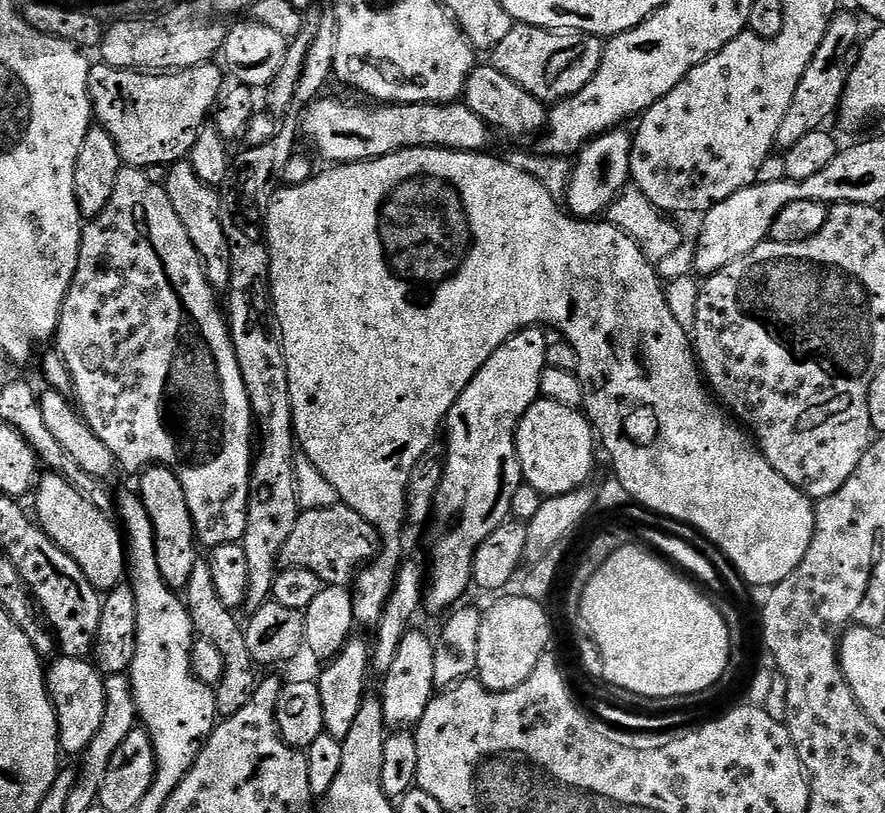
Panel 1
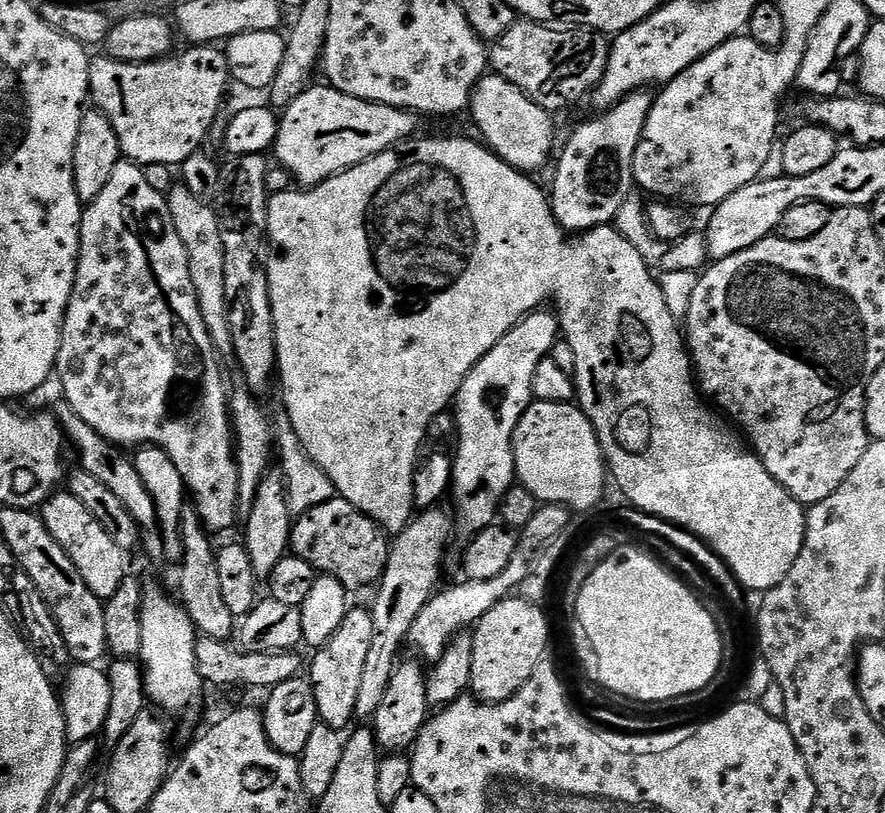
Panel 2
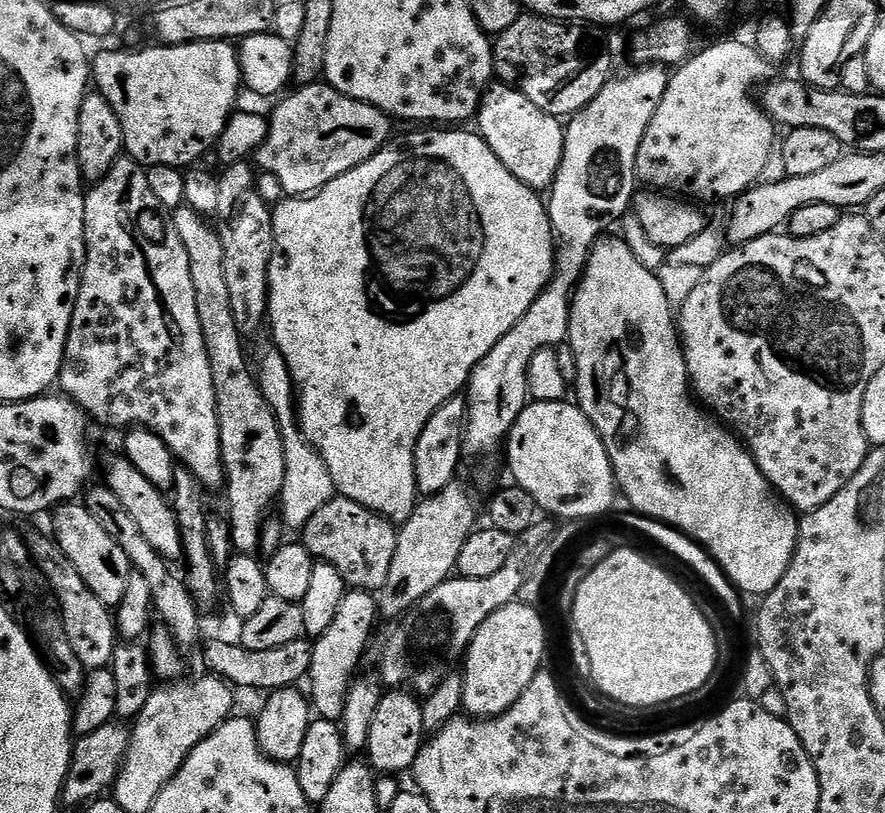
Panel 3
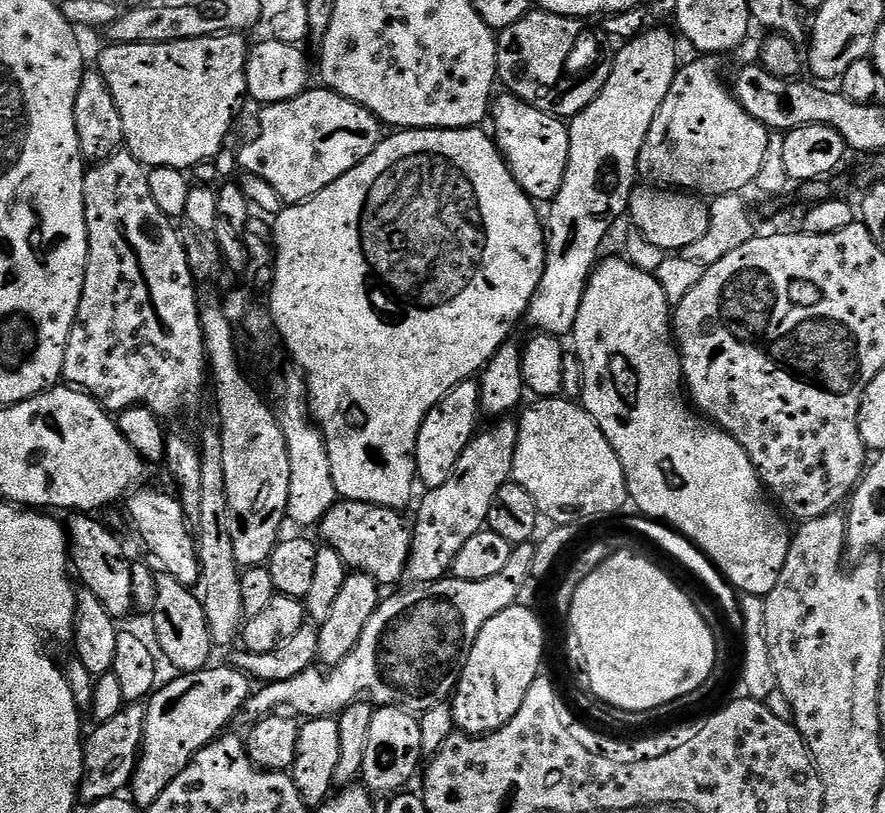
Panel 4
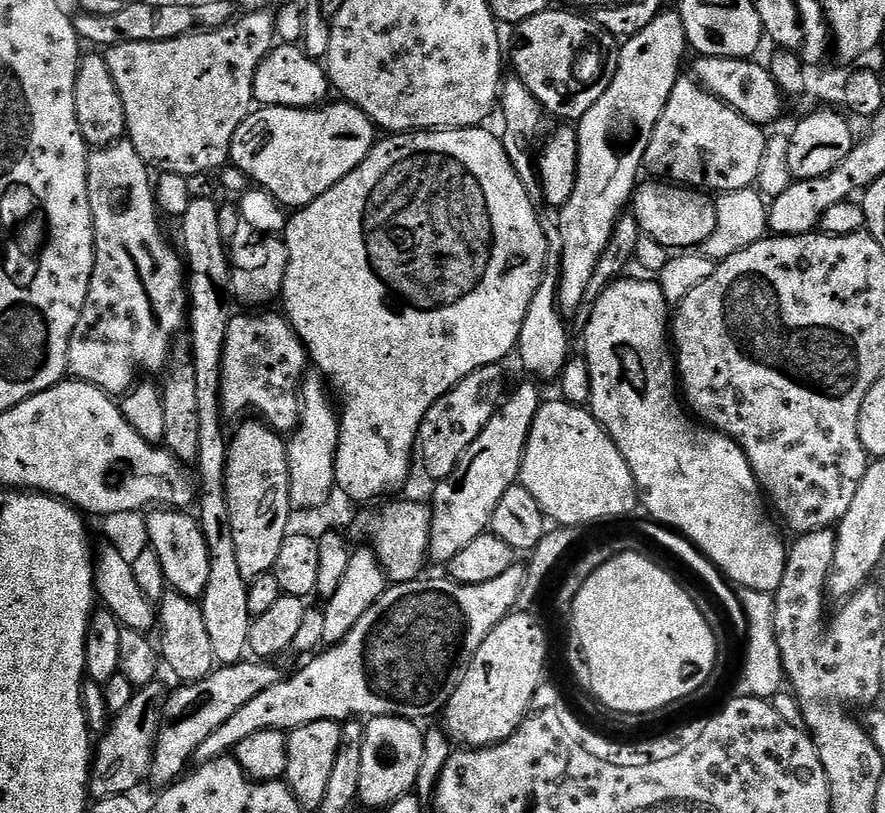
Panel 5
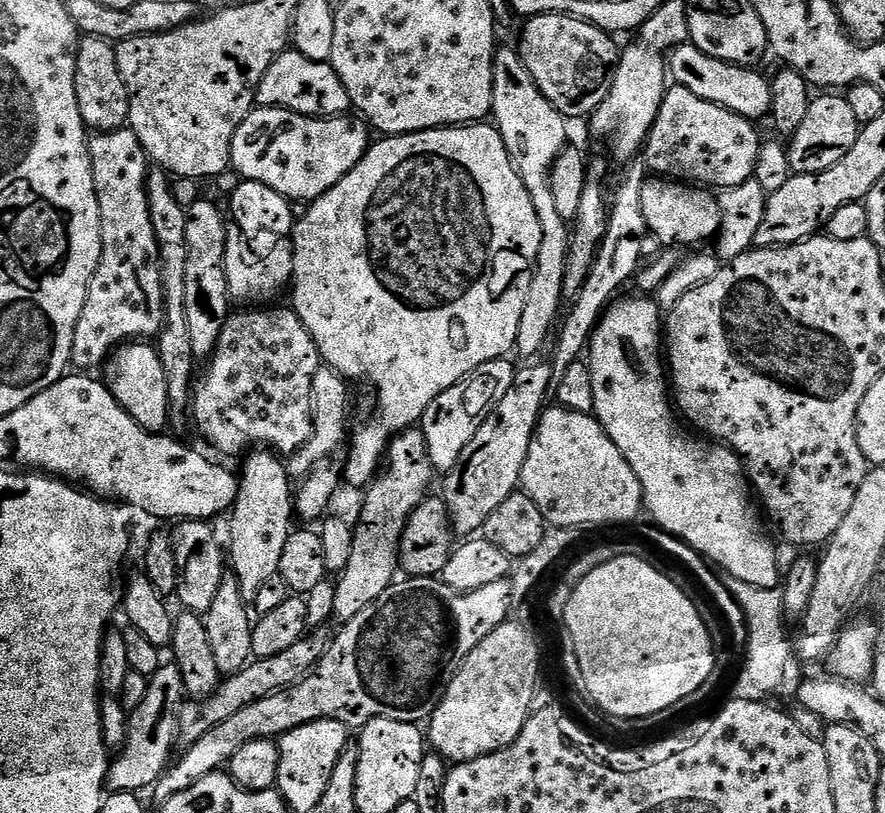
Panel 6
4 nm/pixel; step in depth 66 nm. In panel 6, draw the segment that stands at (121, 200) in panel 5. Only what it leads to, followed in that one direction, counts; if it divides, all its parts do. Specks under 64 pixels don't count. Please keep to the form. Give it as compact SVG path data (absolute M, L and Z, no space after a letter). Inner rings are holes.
M125 126L113 132L101 132L88 141L88 153L92 163L94 190L100 211L100 241L102 258L98 270L88 287L88 301L82 306L78 326L74 330L72 364L80 370L96 370L107 361L110 353L125 342L152 338L164 327L164 291L160 262L160 245L152 229L148 209L148 173L150 161L144 147L138 142L131 127Z

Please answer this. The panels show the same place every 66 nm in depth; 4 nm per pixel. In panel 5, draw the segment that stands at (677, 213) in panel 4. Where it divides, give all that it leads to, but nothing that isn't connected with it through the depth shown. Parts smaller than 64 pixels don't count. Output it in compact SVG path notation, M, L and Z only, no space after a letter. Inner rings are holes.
M667 182L644 183L637 183L630 201L631 213L643 235L669 250L696 250L714 234L716 201L709 193Z

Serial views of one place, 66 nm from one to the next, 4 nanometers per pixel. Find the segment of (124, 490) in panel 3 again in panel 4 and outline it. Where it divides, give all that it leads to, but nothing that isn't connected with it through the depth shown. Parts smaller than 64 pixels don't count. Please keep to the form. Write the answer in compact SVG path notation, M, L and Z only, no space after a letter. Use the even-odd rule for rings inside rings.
M140 486L127 497L128 516L136 527L142 543L148 547L151 559L161 564L163 575L178 578L182 586L195 589L200 583L200 559L196 549L196 537L190 527L188 515L182 510L175 495L159 492L156 488Z

